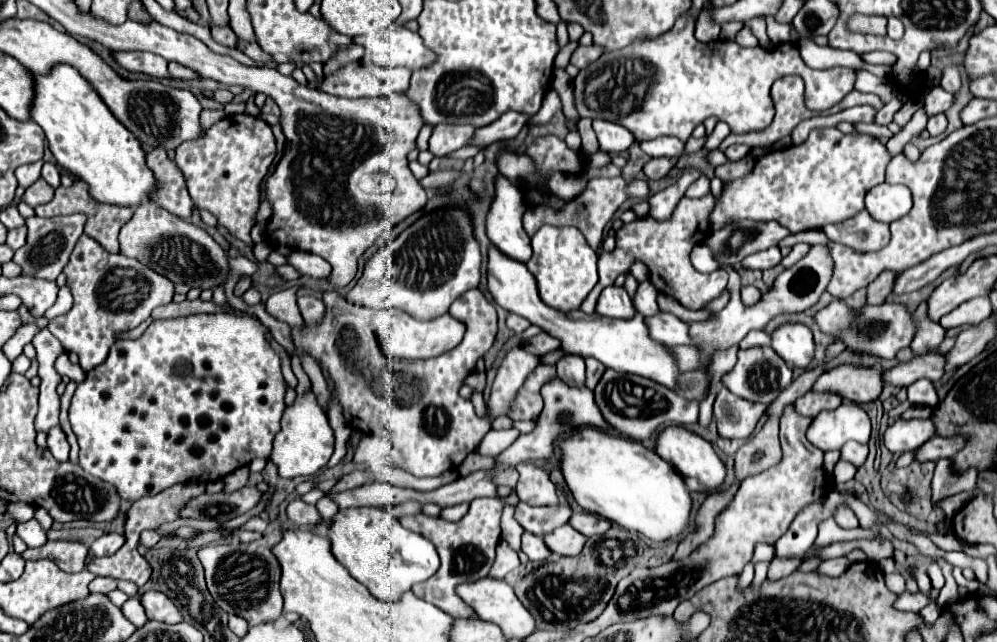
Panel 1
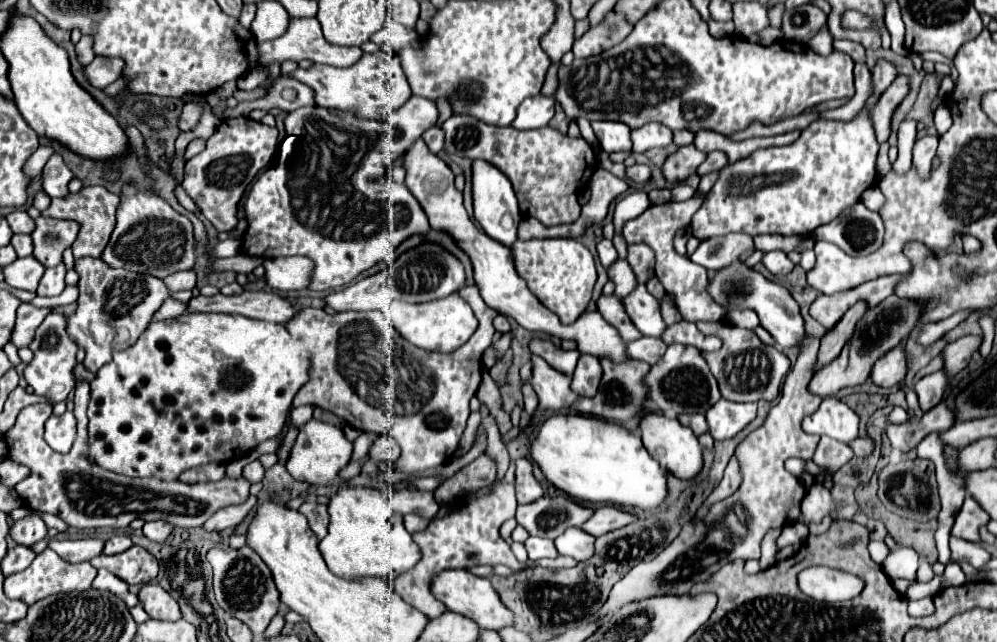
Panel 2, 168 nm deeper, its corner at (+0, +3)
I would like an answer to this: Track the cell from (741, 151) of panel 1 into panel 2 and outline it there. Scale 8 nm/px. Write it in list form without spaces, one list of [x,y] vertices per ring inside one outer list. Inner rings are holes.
[[[713,151],[707,155],[707,159],[697,167],[697,175],[703,177],[707,173],[713,173],[713,171],[719,171],[727,165],[727,155],[721,153],[721,151]]]

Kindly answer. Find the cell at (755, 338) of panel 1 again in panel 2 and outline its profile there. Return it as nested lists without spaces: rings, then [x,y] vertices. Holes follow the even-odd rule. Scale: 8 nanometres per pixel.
[[[679,321],[671,325],[661,339],[665,341],[665,345],[681,343],[681,345],[693,345],[705,351],[717,351],[721,347],[721,341],[717,337],[705,337],[703,333],[697,331],[695,323],[689,323],[689,321]]]

